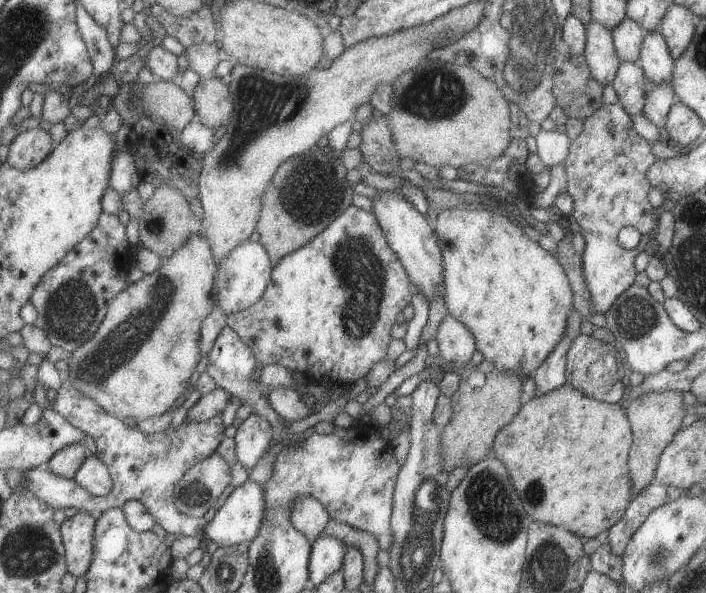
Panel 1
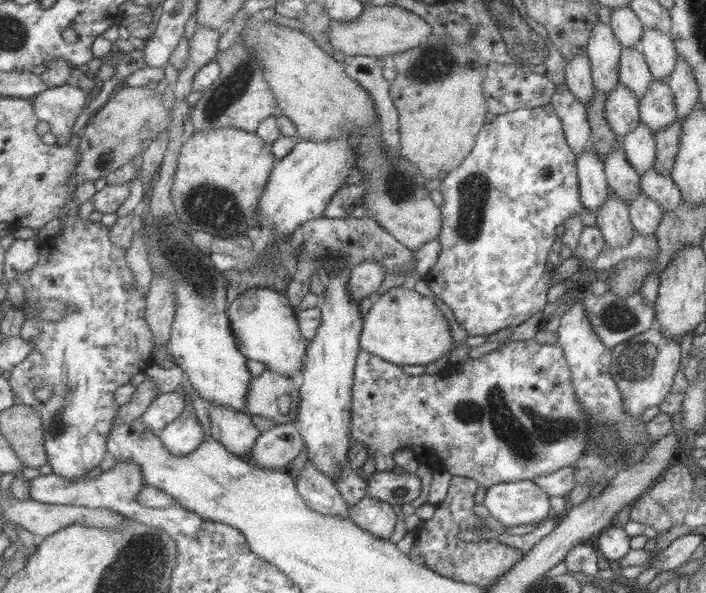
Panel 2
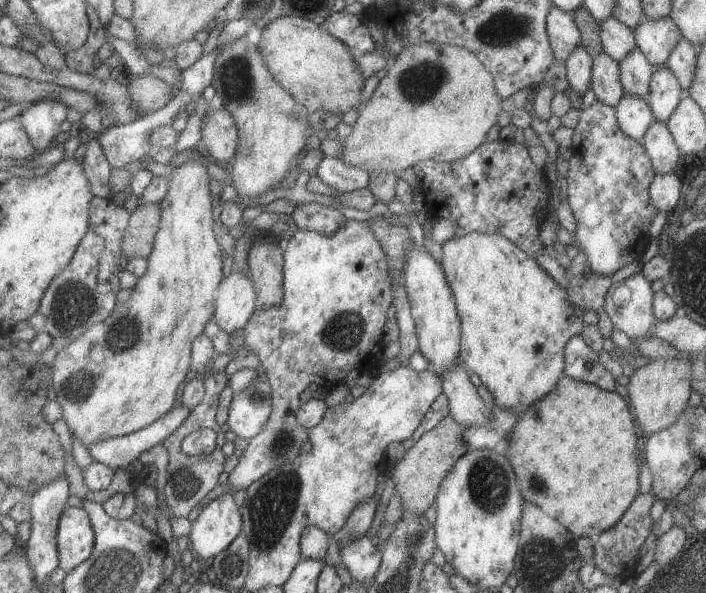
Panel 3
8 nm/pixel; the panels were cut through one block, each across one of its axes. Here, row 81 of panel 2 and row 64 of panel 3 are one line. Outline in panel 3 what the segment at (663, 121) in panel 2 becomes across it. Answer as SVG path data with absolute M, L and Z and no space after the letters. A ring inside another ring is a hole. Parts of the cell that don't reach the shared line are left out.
M671 17L661 20L643 18L639 26L635 26L633 36L636 47L641 50L645 60L653 66L664 66L675 44L681 40L682 34Z

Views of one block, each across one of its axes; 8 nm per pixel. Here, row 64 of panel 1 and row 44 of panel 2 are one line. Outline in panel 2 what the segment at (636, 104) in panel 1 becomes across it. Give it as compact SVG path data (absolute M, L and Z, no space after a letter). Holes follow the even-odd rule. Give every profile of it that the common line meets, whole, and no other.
M628 6L611 8L608 24L611 27L615 40L625 48L636 46L640 42L645 29L641 21Z

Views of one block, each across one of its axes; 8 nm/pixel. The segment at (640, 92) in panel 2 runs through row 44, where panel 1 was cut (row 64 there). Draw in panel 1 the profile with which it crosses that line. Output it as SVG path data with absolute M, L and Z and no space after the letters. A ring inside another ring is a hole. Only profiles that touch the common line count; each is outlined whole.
M630 18L623 20L610 32L616 56L621 63L640 64L640 46L648 32Z

